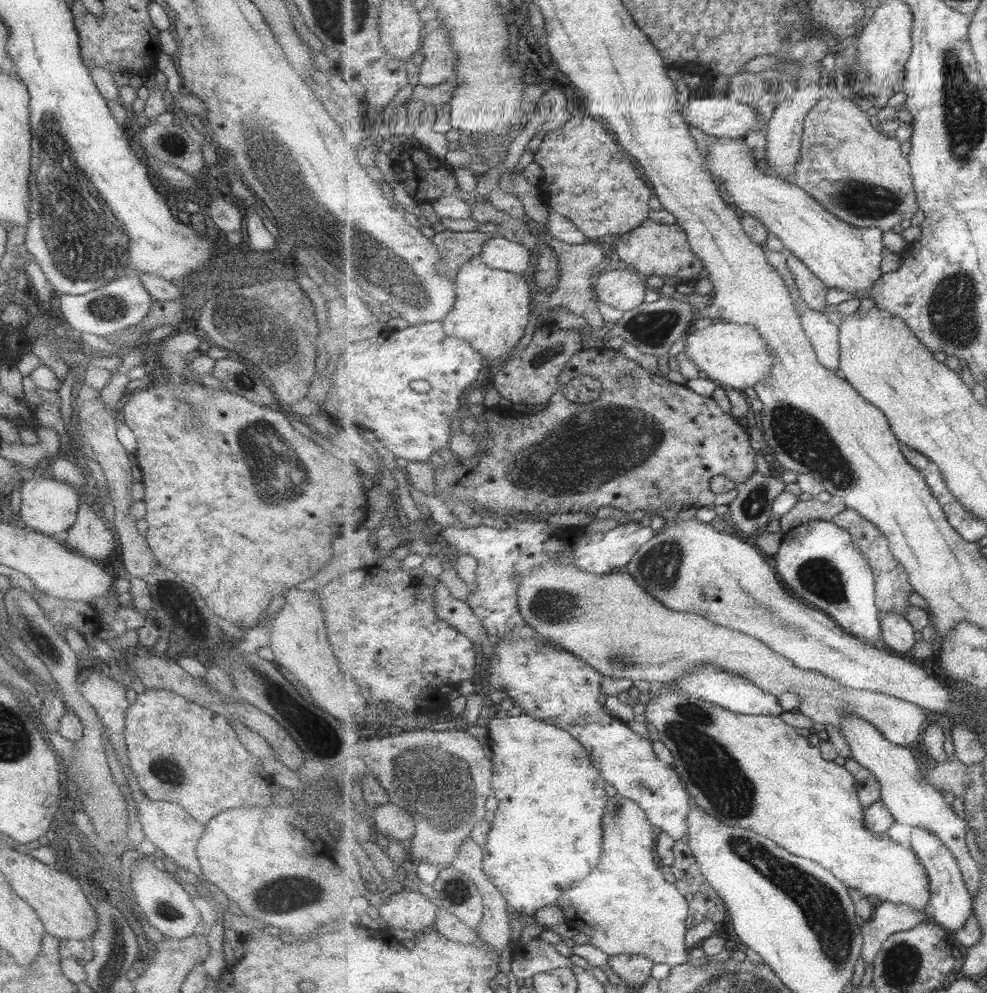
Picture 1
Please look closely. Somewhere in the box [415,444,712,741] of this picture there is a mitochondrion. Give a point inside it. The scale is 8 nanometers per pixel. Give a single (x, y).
(553, 605)

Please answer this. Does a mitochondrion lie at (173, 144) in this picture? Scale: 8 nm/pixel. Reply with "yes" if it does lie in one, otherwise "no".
yes

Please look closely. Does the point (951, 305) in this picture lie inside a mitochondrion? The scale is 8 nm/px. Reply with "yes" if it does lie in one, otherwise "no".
yes

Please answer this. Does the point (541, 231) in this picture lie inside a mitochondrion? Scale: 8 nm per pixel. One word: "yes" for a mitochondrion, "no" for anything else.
no

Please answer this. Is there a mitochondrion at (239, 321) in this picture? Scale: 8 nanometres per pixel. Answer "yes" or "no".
yes

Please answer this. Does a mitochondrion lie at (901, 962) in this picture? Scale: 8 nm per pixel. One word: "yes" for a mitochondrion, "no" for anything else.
yes

